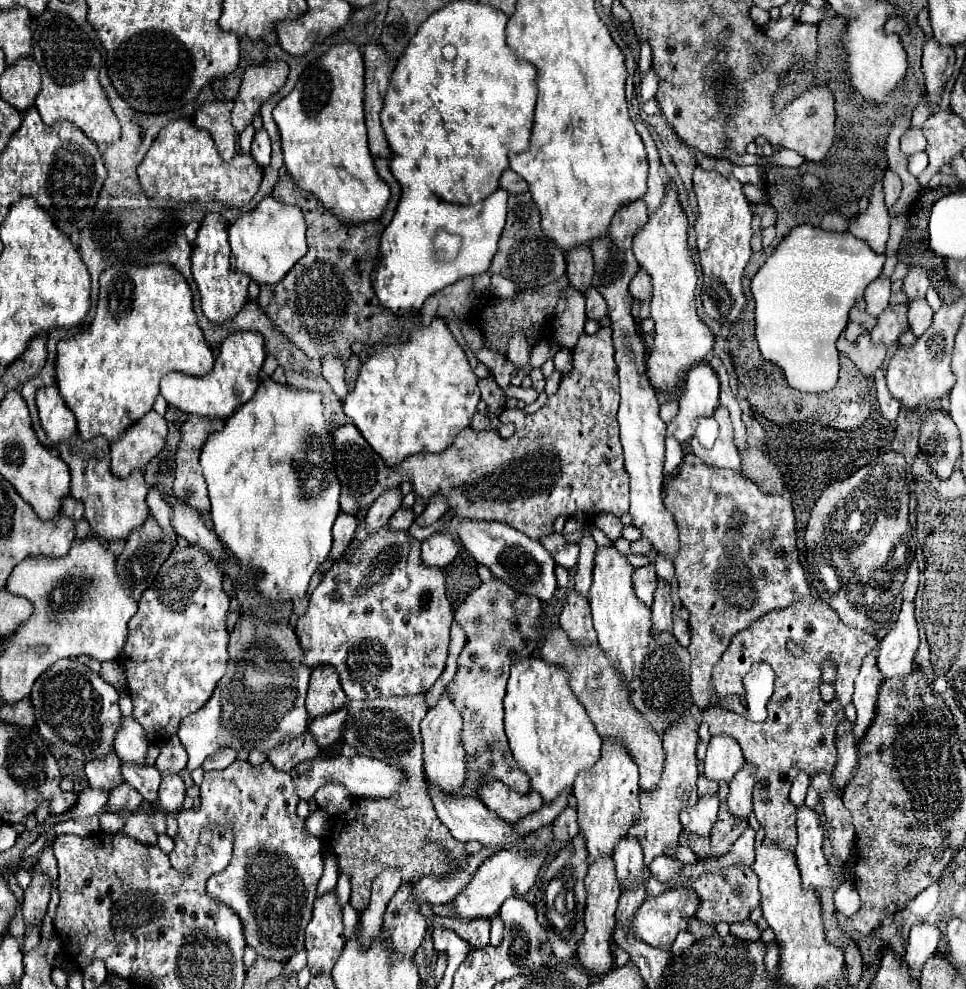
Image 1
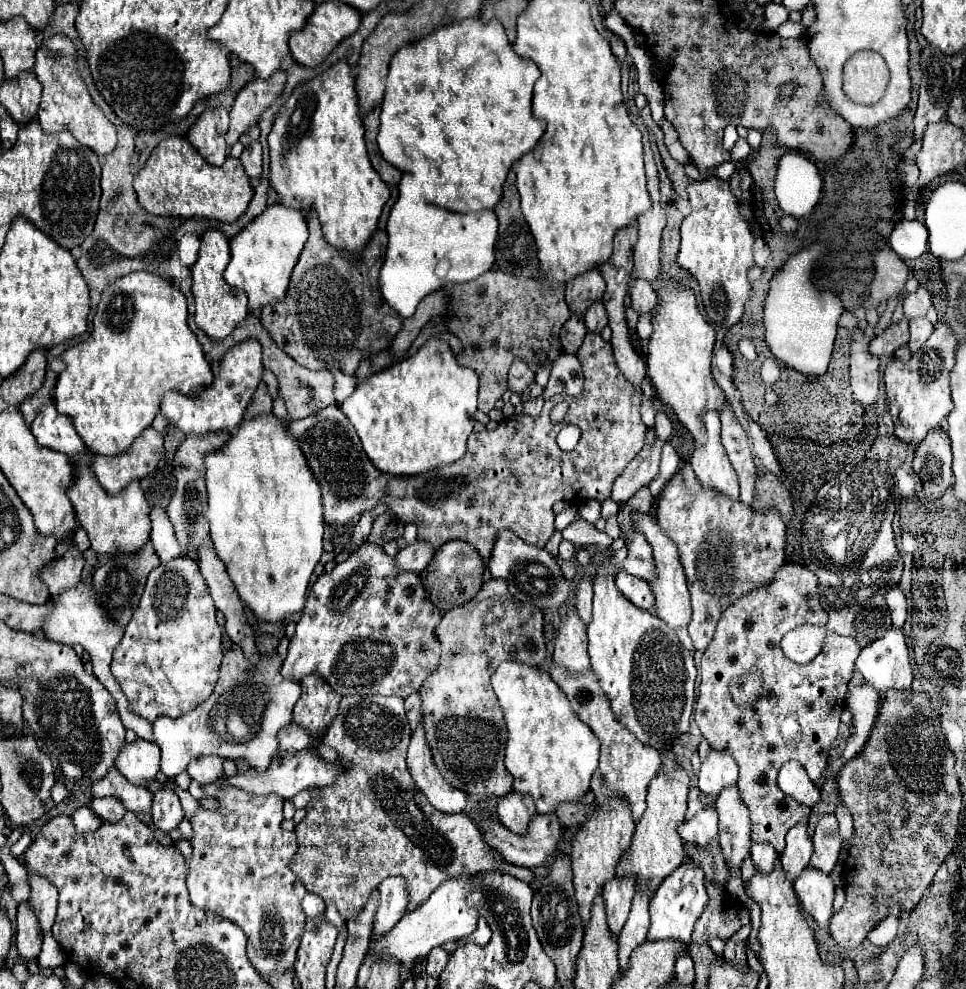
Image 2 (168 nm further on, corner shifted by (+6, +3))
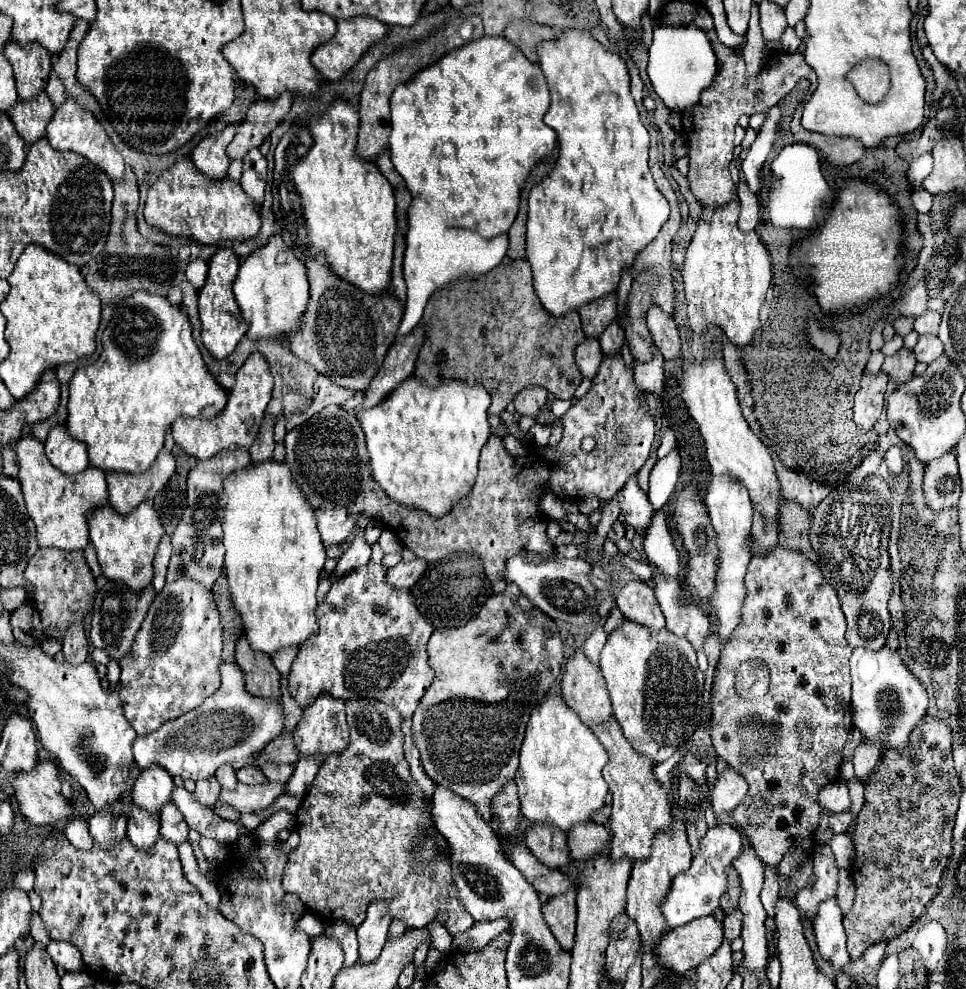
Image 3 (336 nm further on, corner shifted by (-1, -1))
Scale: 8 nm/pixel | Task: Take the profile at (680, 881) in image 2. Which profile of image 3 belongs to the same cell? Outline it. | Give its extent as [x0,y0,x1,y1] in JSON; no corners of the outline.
[662,825,742,929]

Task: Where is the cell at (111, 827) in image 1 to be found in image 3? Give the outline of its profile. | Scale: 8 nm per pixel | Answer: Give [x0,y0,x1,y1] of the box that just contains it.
[64,819,92,851]

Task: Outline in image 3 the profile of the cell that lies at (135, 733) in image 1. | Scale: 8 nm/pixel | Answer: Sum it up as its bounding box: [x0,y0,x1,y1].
[132,765,174,813]

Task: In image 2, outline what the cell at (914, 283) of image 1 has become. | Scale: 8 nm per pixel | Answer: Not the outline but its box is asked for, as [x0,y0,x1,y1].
[903,287,931,319]

